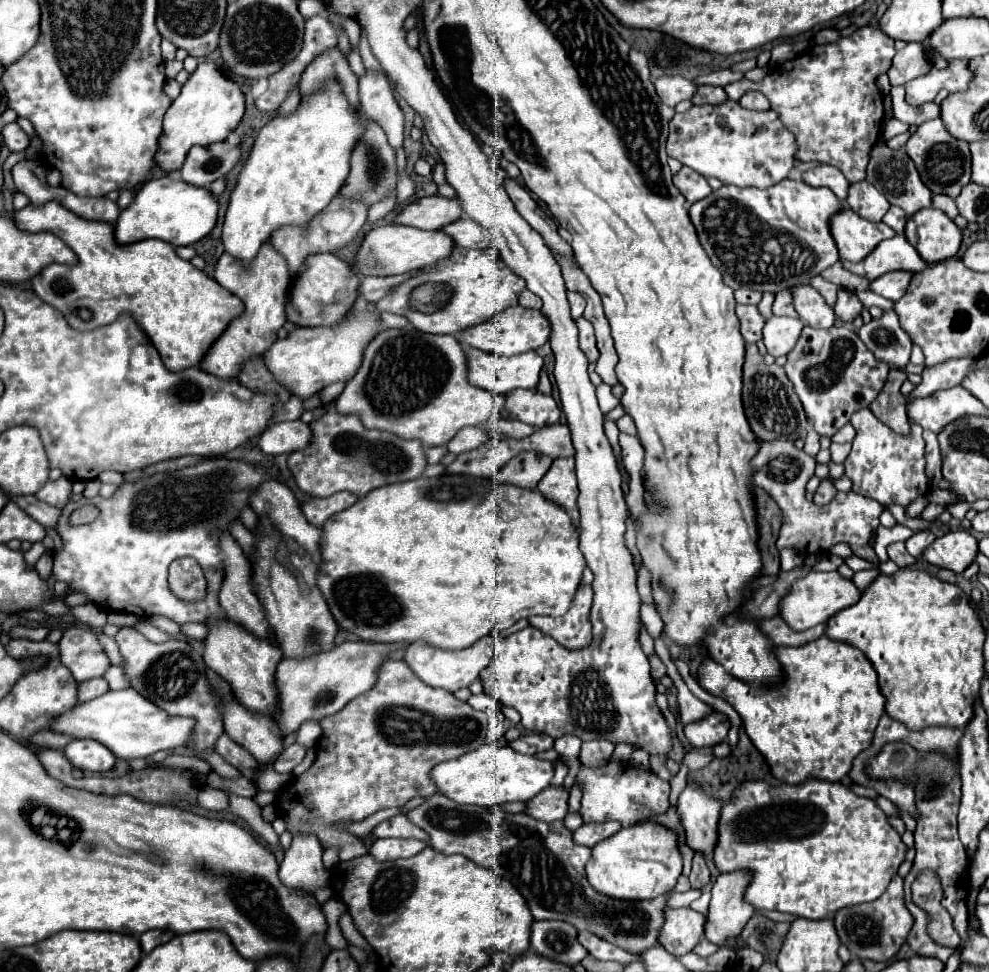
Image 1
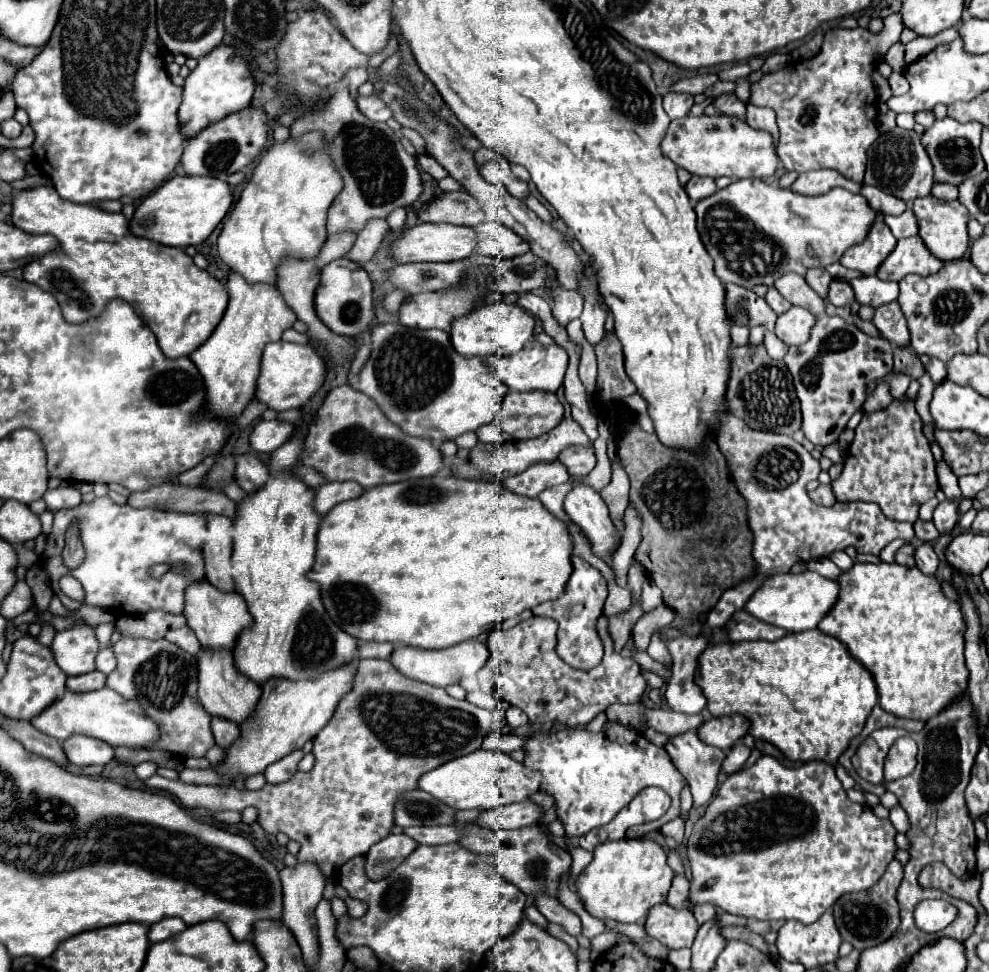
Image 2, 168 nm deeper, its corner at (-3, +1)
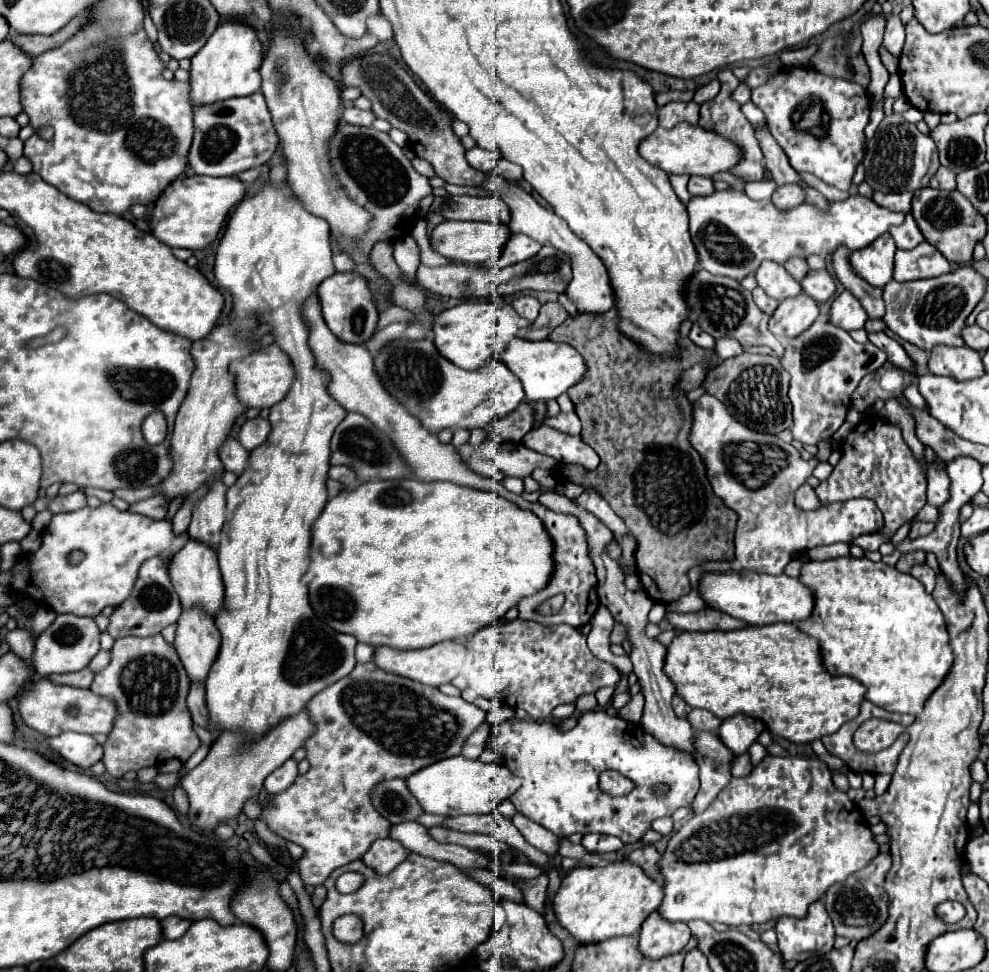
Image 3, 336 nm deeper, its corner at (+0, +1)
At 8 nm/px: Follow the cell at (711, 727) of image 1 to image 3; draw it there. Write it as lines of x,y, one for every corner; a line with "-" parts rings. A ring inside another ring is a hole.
737,714
727,720
723,720
719,728
719,736
725,742
725,746
733,754
745,754
749,746
759,738
759,734
765,730
765,724
753,716

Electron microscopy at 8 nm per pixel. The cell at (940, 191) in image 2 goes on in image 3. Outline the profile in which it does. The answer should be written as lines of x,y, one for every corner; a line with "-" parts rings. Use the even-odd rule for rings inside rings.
941,166
931,178
931,186
939,188
939,190
953,190
955,188
955,172

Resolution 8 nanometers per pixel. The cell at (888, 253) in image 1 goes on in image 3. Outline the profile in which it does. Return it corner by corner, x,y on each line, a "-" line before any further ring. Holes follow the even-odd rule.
921,242
913,250
897,250
895,254
895,280
923,280
951,272
947,258
927,242

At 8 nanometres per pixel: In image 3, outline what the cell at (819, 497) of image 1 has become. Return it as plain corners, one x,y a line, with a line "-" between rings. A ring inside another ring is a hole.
803,484
801,488
797,488
797,492
795,492
795,504
801,510
815,510
815,508
821,506
817,496
815,496
815,492
813,492
813,488
809,484

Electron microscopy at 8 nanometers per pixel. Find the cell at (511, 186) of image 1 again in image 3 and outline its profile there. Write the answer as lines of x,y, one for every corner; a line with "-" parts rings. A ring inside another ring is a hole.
479,146
467,150
467,160
469,160
469,164
471,164
475,170
481,170
481,172
485,172
485,174
489,174
489,172
493,170
497,158
499,158
499,156
497,156
495,152
489,152
489,150
479,148

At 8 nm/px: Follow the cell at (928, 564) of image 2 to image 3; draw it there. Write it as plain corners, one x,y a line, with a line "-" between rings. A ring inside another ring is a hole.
927,564
915,566
915,568
911,570
911,576
917,578
917,580
925,586
925,592
927,592
927,594
931,594
931,590
935,588
935,572
933,572

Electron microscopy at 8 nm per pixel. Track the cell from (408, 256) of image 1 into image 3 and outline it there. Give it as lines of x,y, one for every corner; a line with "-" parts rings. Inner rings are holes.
445,220
441,222
431,236
431,246
435,252
461,260
465,264
483,264
487,260
497,260
511,236
511,230
507,224
501,222
453,222

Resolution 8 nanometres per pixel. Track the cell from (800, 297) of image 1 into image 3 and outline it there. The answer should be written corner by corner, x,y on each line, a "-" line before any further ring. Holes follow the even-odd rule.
769,260
761,262
761,266
755,272
755,278
757,284
765,290
765,294
775,300
801,294
801,284
781,264
773,264

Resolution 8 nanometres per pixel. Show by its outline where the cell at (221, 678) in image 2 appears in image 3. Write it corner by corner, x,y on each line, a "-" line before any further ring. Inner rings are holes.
187,608
177,620
175,650
191,680
205,682
213,658
219,652
221,634
207,612
201,608

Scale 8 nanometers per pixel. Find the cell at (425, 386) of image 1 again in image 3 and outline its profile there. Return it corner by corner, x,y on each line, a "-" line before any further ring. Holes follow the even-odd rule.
429,338
413,342
395,340
387,344
375,356
375,370
389,394
405,404
405,408
431,432
441,432
445,428
487,428
487,424
517,408
525,398
521,382
505,368
499,356
491,356
477,370
463,370
445,360

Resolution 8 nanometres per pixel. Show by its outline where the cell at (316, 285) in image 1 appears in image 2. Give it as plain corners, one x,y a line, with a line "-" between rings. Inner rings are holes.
338,258
322,268
320,284
314,296
314,308
316,308
316,316
320,318
320,322
328,326
334,334
358,336
360,332
364,332
374,320
372,302
374,302
372,282
360,264
348,258

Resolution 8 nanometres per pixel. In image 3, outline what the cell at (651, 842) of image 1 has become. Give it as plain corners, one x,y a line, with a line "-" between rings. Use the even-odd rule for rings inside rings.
629,862
609,864
605,868
579,866
573,868
561,882
551,908
555,920
581,944
599,944
615,936
637,934
643,920
657,910
663,900
661,886
651,880
639,866

